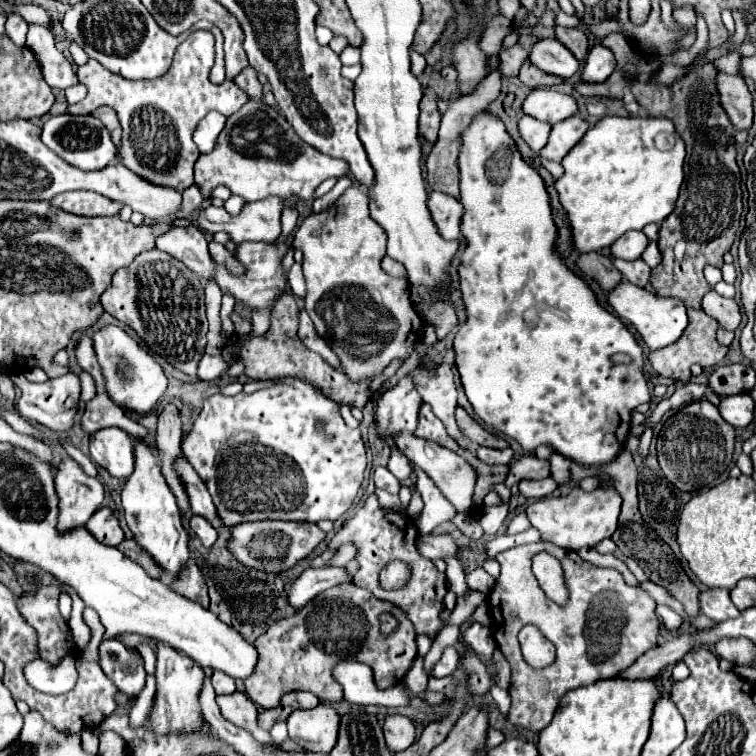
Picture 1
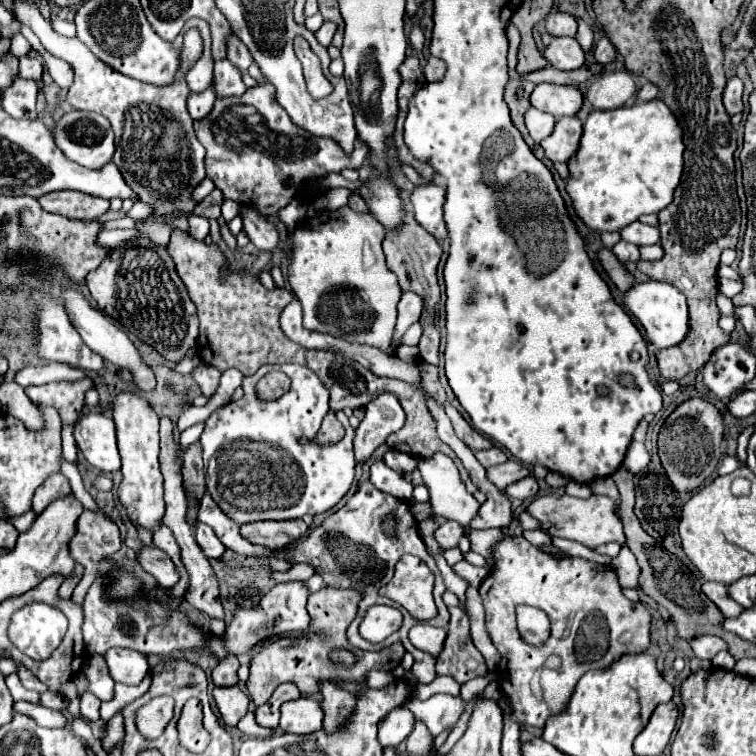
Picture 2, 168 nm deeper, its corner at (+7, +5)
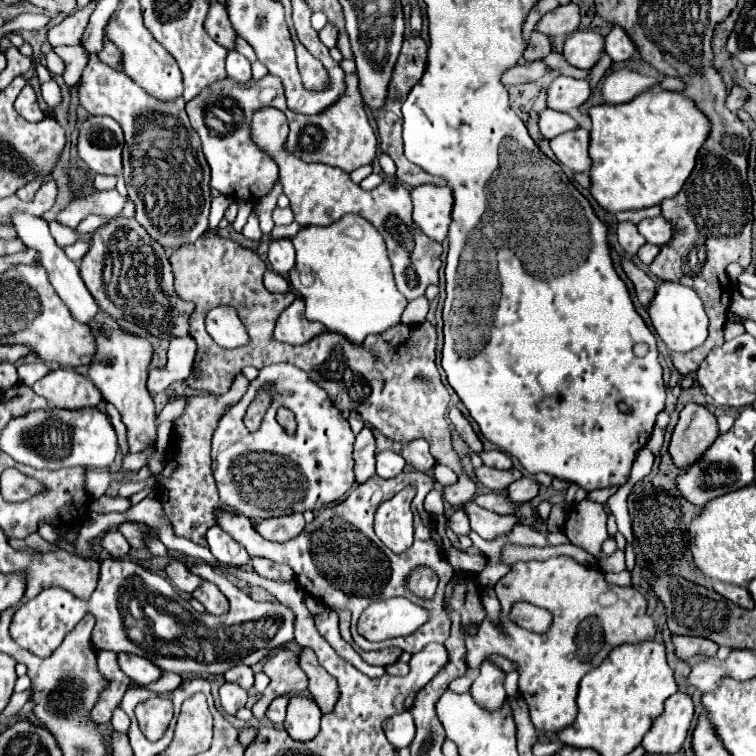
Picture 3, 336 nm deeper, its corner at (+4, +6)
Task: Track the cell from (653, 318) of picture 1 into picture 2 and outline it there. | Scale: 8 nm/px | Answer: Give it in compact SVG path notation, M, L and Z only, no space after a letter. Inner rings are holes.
M647 281L647 283L637 283L631 291L625 293L625 305L627 309L639 319L639 323L645 329L647 339L657 347L657 349L667 349L683 343L683 339L689 333L689 311L687 311L687 299L685 295L661 281Z

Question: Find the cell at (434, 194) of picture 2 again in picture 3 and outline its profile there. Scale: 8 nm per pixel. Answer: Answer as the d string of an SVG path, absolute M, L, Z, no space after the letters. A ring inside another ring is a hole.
M424 184L410 190L414 202L414 222L426 236L442 242L448 236L450 212L452 212L452 190L448 186Z

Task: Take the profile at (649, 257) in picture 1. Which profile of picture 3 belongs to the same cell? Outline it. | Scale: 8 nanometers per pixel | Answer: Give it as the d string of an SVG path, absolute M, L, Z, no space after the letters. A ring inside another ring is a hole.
M644 244L640 250L638 250L638 258L644 262L644 264L650 264L656 256L658 256L658 246L654 246L654 244Z

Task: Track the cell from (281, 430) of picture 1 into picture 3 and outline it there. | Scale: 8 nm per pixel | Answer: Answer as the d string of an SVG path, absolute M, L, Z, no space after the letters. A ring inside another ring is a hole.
M288 362L282 364L272 364L260 370L258 378L254 378L248 386L248 392L236 406L228 410L228 414L218 422L218 428L214 430L212 436L212 470L214 470L214 480L220 492L220 502L234 508L238 514L246 518L256 518L256 520L266 520L274 516L288 516L296 512L306 512L306 510L320 510L322 506L342 498L354 484L354 460L352 460L352 444L354 444L354 432L350 430L348 420L340 414L336 406L332 406L328 394L304 374L304 370L298 370L298 366L290 366ZM262 386L274 386L272 394L272 404L262 420L262 426L256 432L248 432L244 426L244 410L250 406L252 398ZM278 408L288 408L296 416L296 434L288 436L284 428L276 422L276 410Z

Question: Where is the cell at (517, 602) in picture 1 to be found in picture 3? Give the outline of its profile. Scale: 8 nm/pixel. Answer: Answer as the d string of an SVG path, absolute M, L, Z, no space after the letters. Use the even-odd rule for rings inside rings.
M558 556L558 558L548 558L548 560L520 560L512 564L512 570L500 578L500 582L496 582L494 586L496 596L500 600L500 626L502 630L498 630L498 624L494 624L490 620L490 616L484 618L484 622L480 624L480 630L474 638L466 638L466 664L470 670L476 670L486 654L502 654L504 658L512 660L516 664L516 672L520 674L518 678L518 692L522 694L524 702L528 704L530 710L530 718L532 724L536 726L538 732L548 732L554 734L566 726L570 726L576 718L578 706L576 706L576 694L578 694L578 684L580 680L592 670L596 668L602 658L608 658L608 654L612 652L612 648L622 646L622 644L636 644L636 642L646 642L646 640L654 640L656 634L656 626L654 620L648 616L648 606L646 606L646 598L632 586L622 588L622 586L614 586L608 584L604 580L604 572L600 572L594 566L584 566L578 564L576 560L568 558L568 556ZM518 600L526 600L530 604L536 604L540 608L546 608L552 614L552 626L546 634L534 634L534 632L526 632L520 626L514 626L514 622L508 618L508 610L512 610L512 604L516 604Z

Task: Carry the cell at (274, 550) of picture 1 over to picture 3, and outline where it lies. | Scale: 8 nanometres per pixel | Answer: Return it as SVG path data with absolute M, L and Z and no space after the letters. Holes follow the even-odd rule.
M292 514L292 516L280 516L280 518L268 518L258 522L254 528L256 532L272 542L286 542L290 538L296 538L304 530L304 516Z

